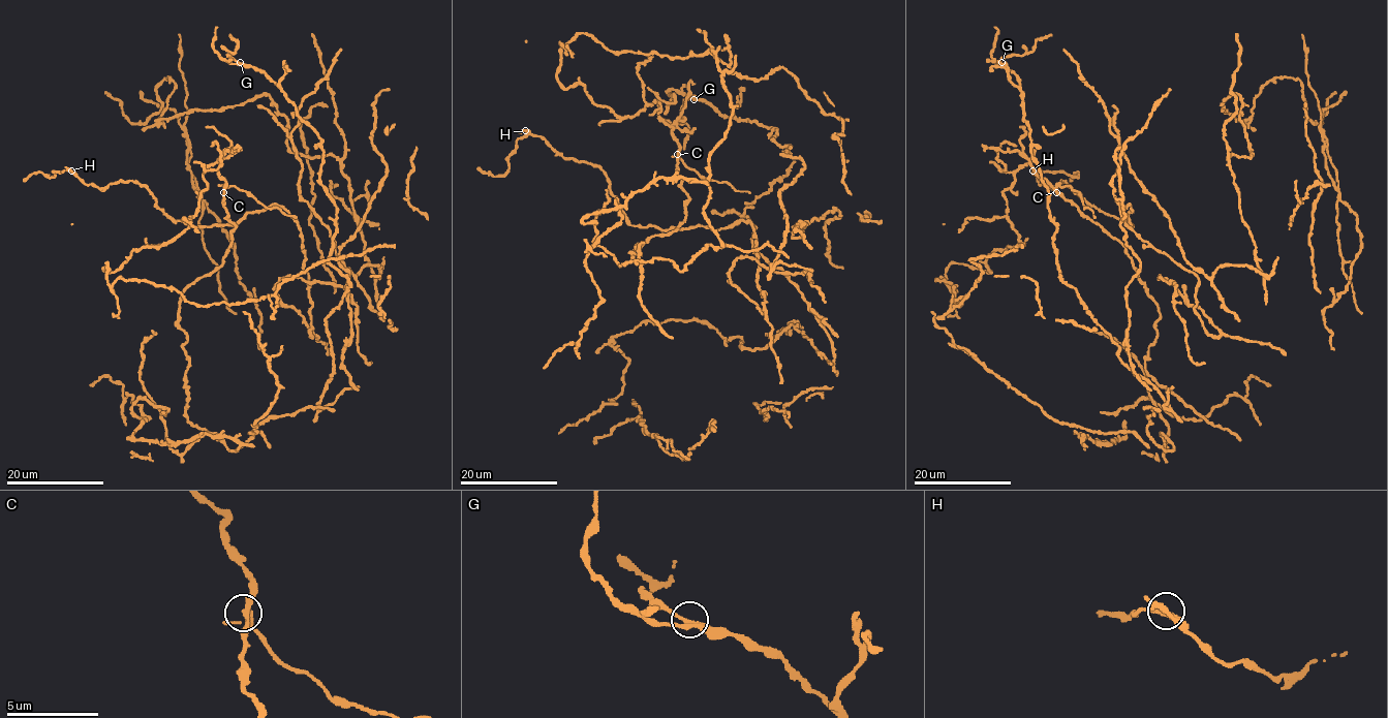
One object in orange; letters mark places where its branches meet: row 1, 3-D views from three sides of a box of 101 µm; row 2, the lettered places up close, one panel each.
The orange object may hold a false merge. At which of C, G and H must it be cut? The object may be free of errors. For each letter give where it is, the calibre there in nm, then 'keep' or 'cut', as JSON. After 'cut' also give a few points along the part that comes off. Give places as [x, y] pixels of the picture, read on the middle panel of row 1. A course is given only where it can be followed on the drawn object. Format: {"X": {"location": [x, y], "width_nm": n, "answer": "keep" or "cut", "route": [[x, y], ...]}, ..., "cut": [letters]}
{"C": {"location": [677, 154], "width_nm": 190, "answer": "cut", "route": [[677, 154], [686, 167], [706, 178], [727, 182], [740, 191], [749, 192]]}, "G": {"location": [694, 99], "width_nm": 200, "answer": "keep"}, "H": {"location": [525, 130], "width_nm": 200, "answer": "keep"}, "cut": ["C"]}

